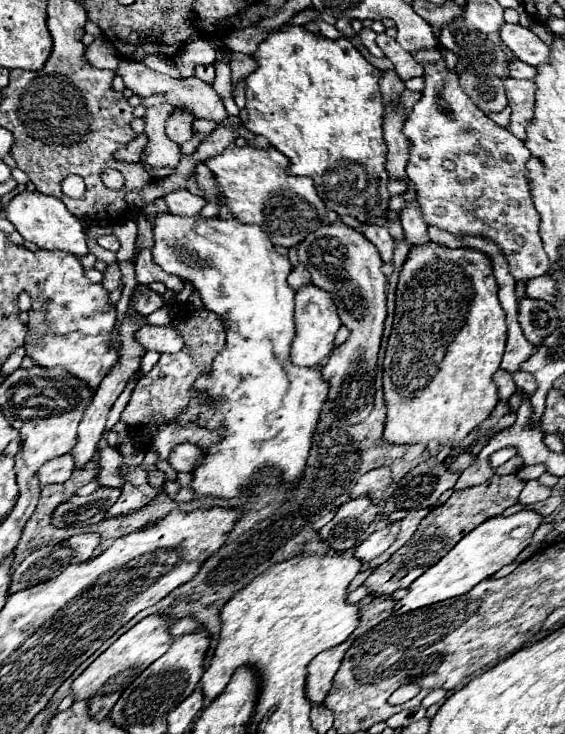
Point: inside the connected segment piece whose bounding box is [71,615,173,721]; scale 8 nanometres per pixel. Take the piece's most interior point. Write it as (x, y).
(102, 683)

